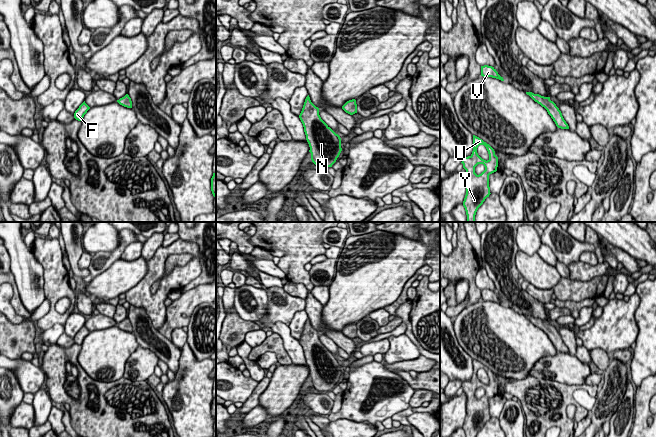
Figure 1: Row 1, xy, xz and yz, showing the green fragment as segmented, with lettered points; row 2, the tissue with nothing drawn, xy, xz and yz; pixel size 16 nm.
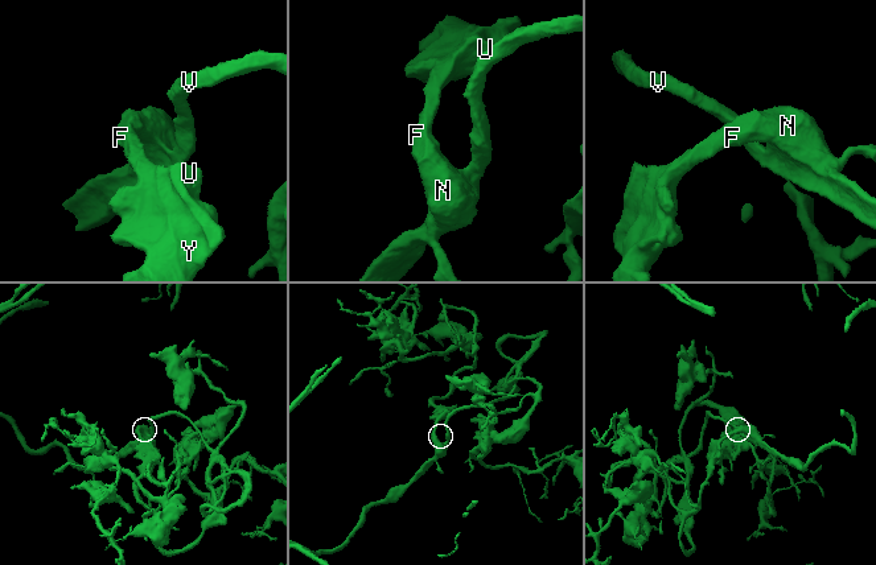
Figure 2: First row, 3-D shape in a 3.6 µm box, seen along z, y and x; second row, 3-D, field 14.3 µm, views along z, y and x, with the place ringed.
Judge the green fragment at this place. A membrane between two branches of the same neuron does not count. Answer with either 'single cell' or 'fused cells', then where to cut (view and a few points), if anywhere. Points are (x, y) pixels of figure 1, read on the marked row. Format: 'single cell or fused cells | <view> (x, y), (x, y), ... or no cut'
single cell | no cut

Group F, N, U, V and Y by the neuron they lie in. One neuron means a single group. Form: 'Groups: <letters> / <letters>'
Groups: F N U V Y

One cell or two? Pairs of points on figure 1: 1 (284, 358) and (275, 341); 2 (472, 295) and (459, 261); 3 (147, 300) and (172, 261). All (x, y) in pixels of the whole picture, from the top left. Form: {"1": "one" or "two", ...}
{"1": "one", "2": "one", "3": "two"}

